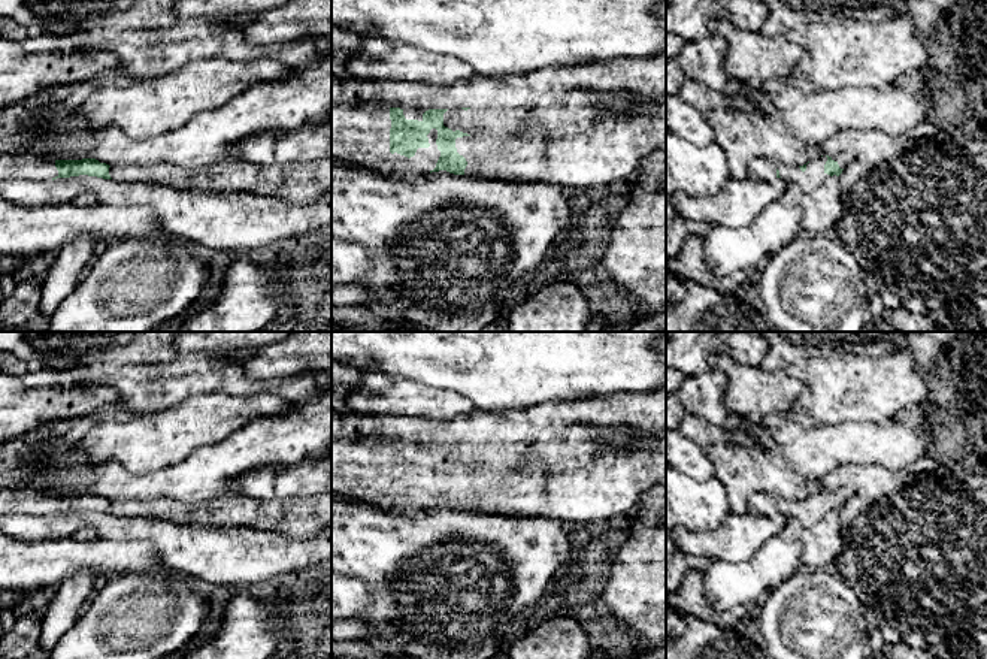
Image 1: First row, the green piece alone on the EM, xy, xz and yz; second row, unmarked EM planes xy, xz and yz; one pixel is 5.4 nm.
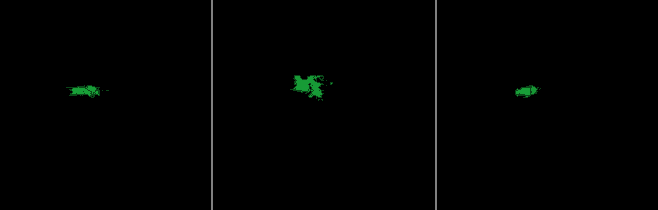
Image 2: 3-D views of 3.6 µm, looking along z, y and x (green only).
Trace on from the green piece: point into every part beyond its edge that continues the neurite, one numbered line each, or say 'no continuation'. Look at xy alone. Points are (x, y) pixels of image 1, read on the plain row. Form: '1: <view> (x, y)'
1: xy (15, 501)
2: xy (299, 517)

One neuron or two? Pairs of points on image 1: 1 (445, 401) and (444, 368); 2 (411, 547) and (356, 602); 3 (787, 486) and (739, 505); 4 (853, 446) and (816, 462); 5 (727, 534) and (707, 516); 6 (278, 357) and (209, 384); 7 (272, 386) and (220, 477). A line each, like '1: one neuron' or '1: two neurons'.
1: two neurons
2: two neurons
3: one neuron
4: one neuron
5: two neurons
6: two neurons
7: two neurons

